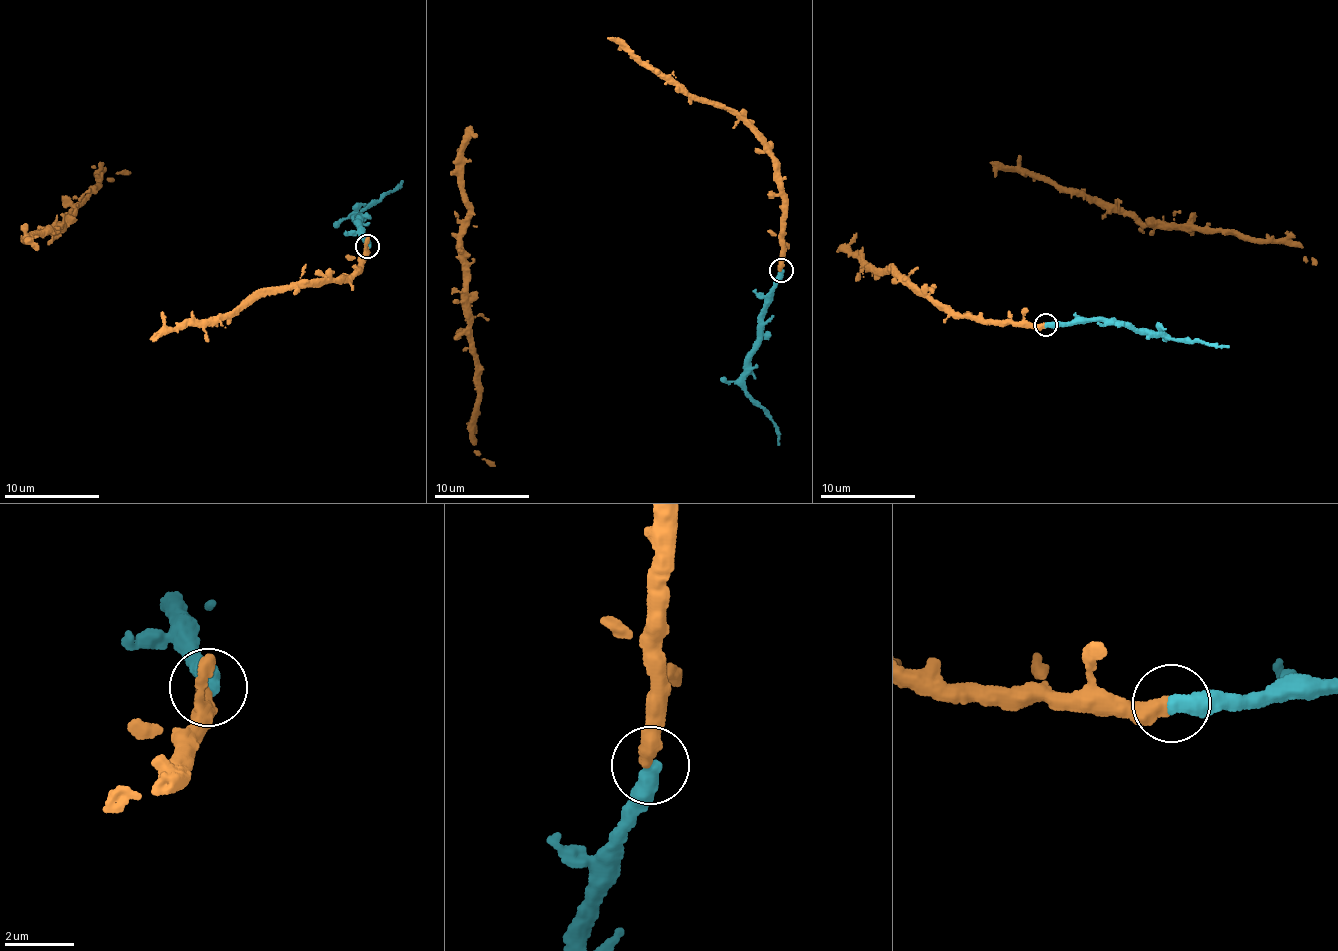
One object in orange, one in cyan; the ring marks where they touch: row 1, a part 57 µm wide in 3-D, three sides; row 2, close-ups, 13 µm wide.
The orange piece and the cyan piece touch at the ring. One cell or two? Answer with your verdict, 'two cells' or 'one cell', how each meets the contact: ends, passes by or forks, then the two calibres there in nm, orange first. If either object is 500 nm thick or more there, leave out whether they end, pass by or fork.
one cell; orange ends there; cyan ends there; 440 nm thick on the orange side, 460 nm on the other

